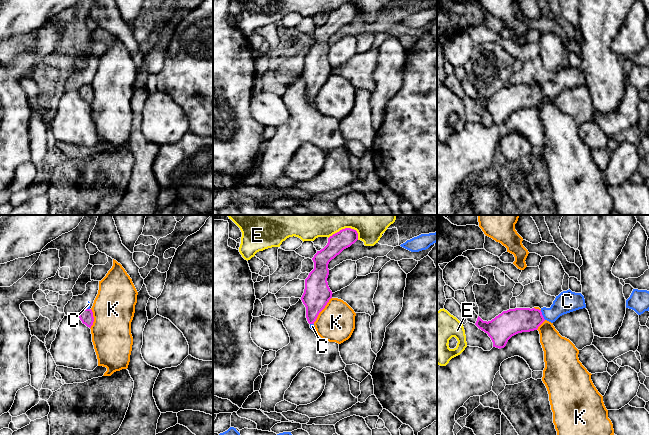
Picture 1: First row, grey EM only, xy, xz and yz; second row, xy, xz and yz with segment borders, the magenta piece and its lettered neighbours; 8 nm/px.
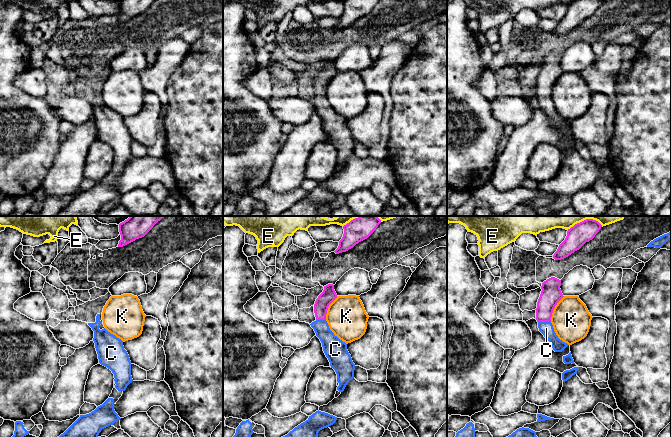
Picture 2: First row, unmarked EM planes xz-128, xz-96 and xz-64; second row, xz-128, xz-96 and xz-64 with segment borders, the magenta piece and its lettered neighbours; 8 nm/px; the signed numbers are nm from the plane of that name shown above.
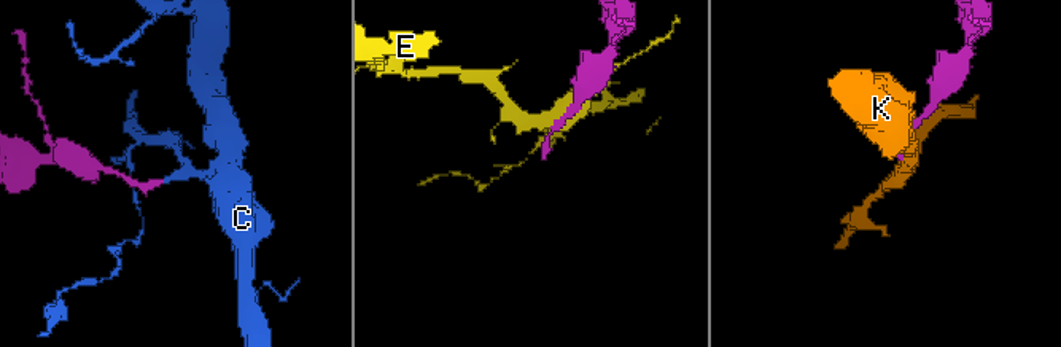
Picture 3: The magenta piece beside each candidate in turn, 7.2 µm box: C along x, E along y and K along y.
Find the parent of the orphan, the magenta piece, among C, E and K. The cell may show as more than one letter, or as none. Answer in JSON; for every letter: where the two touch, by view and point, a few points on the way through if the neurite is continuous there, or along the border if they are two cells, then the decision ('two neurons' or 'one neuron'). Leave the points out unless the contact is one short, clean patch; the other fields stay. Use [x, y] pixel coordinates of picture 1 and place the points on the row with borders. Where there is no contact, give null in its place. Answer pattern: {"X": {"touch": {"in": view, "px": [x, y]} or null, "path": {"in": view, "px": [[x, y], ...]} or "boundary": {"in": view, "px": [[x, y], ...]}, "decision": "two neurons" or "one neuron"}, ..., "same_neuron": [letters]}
{"C": {"touch": {"in": "yz", "px": [542, 315]}, "path": {"in": "yz", "px": [[513, 321], [531, 319], [542, 315], [552, 314], [567, 301]]}, "decision": "one neuron"}, "E": {"touch": {"in": "xz", "px": [343, 229]}, "decision": "two neurons"}, "K": {"touch": {"in": "xz", "px": [322, 309]}, "boundary": {"in": "xz", "px": [[331, 297], [313, 323]]}, "decision": "two neurons"}, "same_neuron": ["C"]}

